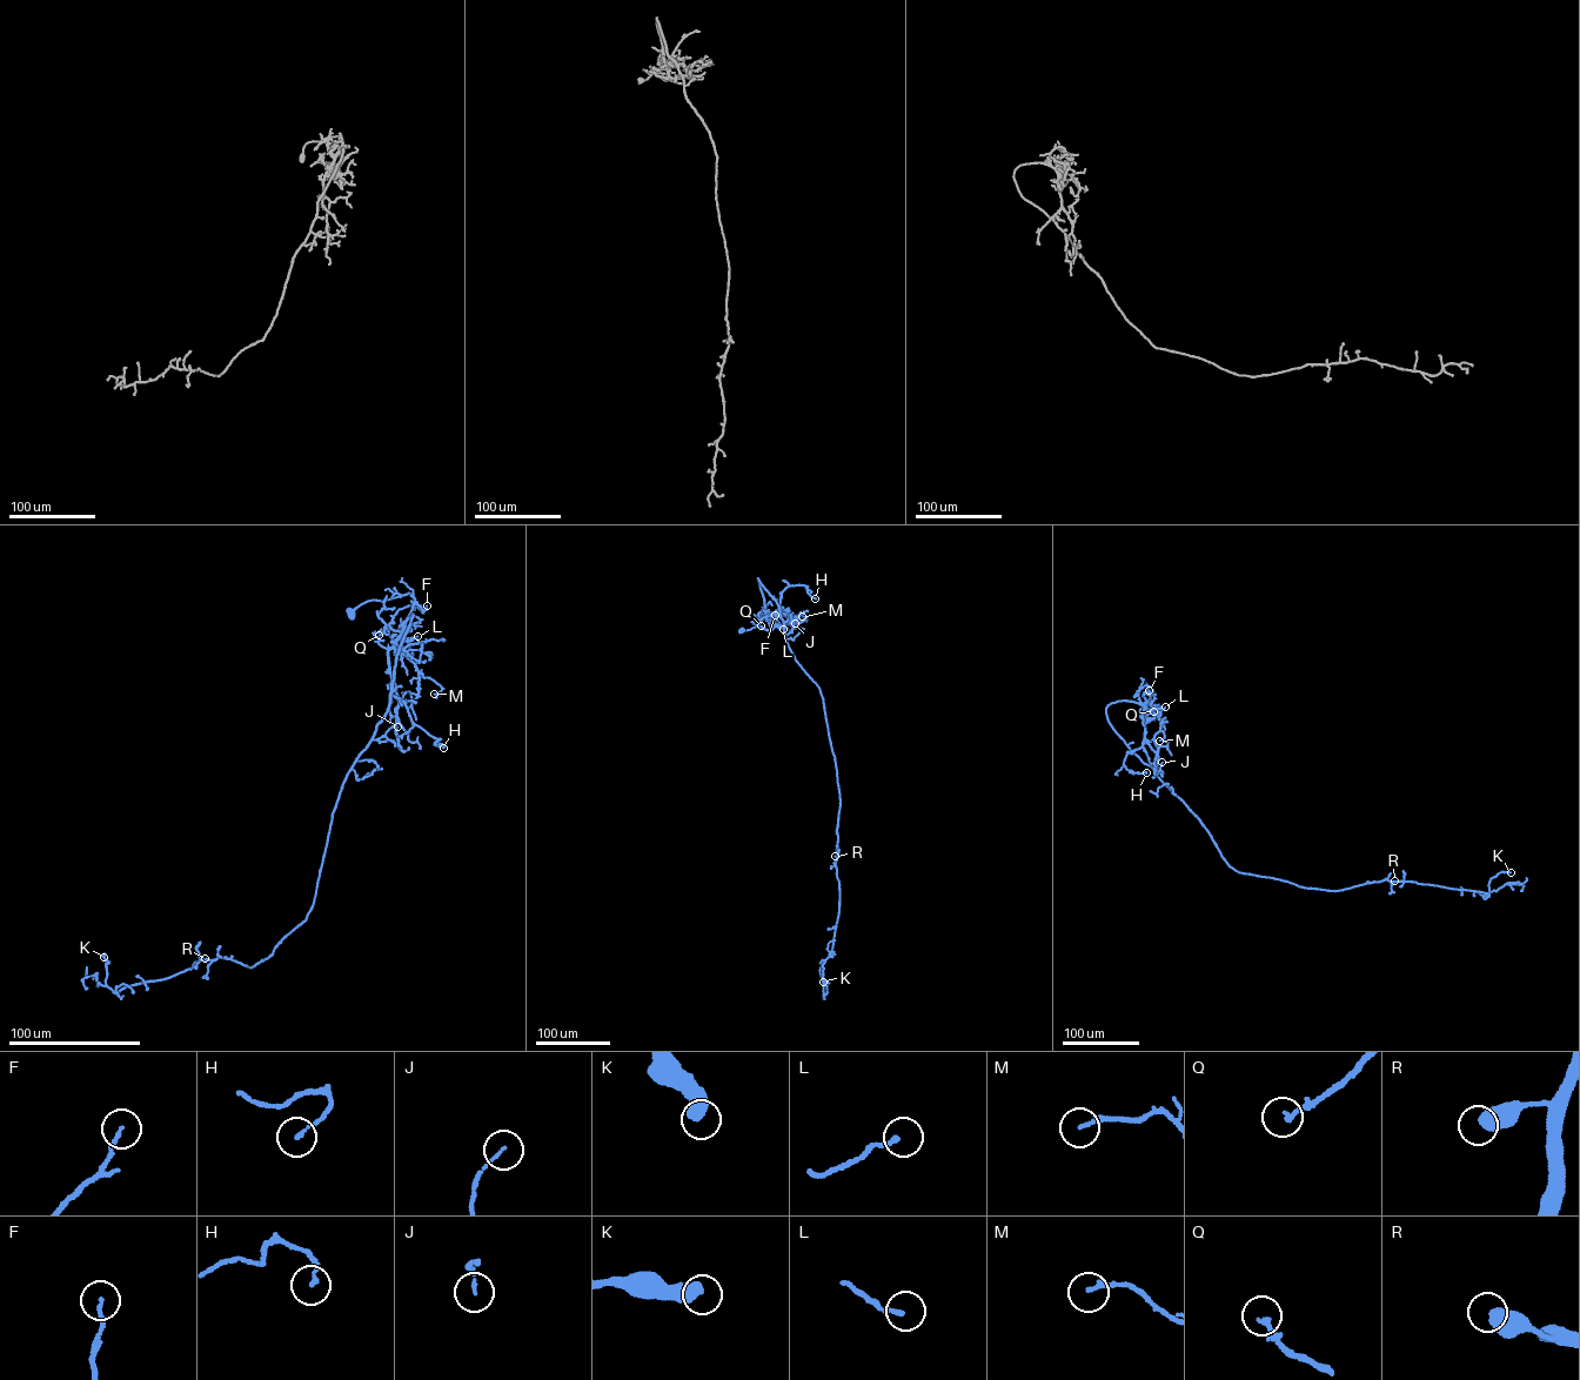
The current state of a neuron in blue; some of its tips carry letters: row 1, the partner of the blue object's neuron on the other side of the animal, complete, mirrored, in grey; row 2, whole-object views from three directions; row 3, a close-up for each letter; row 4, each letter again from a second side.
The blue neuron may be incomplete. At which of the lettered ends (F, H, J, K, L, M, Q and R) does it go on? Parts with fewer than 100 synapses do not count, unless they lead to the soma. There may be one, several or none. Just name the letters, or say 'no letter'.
no letter

